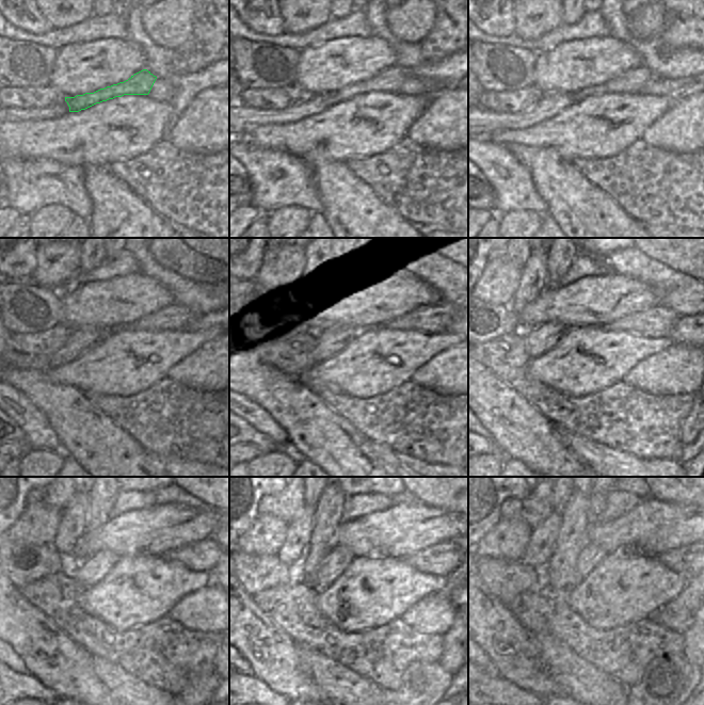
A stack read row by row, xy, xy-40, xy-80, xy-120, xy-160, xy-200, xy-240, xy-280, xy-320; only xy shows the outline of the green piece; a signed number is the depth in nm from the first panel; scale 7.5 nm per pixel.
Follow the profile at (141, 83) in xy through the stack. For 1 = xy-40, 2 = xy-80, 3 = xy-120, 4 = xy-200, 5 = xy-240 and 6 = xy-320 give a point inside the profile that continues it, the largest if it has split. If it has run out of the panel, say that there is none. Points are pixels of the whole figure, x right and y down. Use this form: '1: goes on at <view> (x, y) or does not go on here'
1: goes on at xy-40 (389, 80)
2: goes on at xy-80 (632, 81)
3: goes on at xy-120 (173, 317)
4: goes on at xy-200 (661, 317)
5: goes on at xy-240 (202, 557)
6: goes on at xy-320 (685, 561)

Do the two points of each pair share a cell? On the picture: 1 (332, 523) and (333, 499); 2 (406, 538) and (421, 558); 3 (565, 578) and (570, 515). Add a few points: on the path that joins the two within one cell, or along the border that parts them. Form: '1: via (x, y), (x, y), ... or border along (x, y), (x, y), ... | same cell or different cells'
1: via (333, 517), (333, 505) | same cell
2: border along (441, 542), (402, 558) | different cells
3: via (565, 562), (569, 531) | same cell

